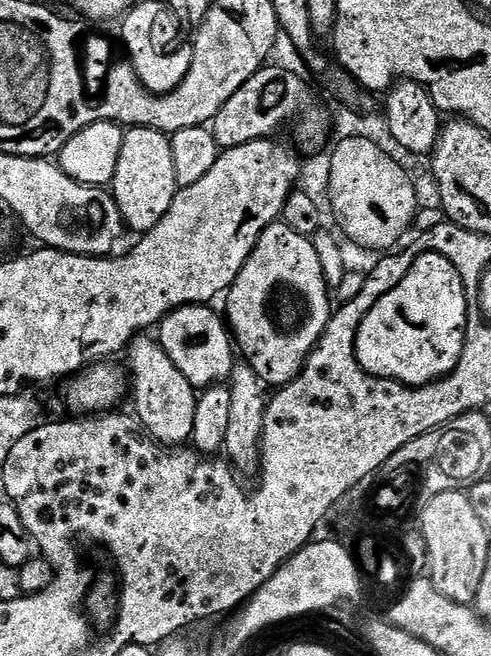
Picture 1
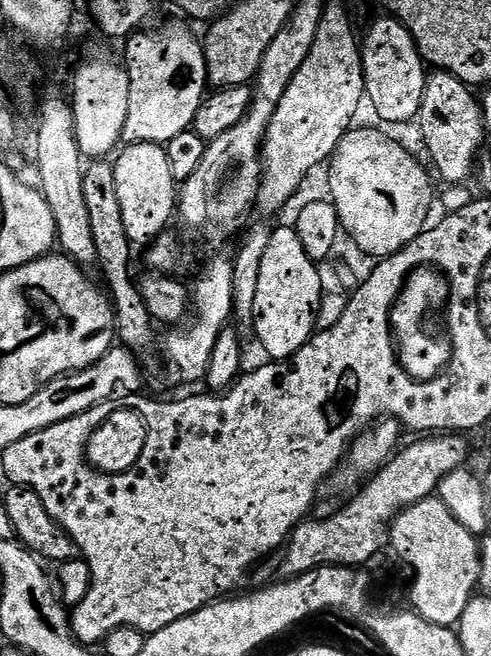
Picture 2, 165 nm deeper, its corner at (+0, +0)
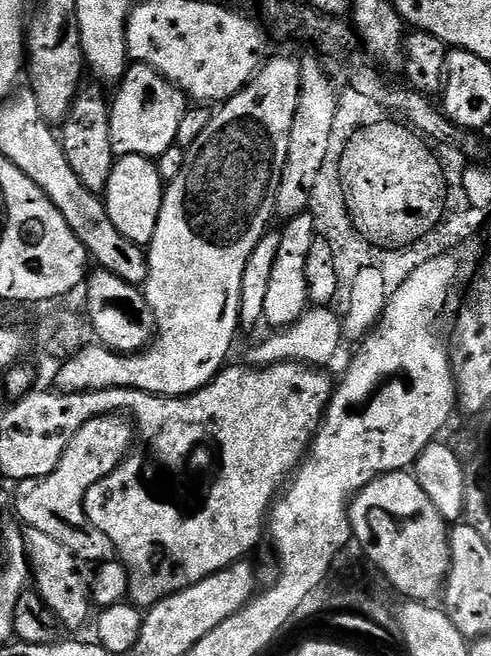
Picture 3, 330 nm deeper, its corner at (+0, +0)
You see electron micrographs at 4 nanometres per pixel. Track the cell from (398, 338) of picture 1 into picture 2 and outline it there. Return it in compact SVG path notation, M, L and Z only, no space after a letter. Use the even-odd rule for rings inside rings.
M431 266L418 268L405 281L404 288L396 299L391 313L393 337L397 343L397 356L401 366L414 380L430 381L447 368L452 360L452 344L426 328L428 316L447 303L451 284L439 269Z

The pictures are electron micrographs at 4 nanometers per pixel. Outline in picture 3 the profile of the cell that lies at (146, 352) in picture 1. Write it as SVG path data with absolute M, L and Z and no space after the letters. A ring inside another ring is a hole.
M81 87L68 111L68 117L58 132L62 150L70 161L70 170L78 174L86 190L103 194L110 182L110 170L118 159L110 142L110 100L100 88Z

